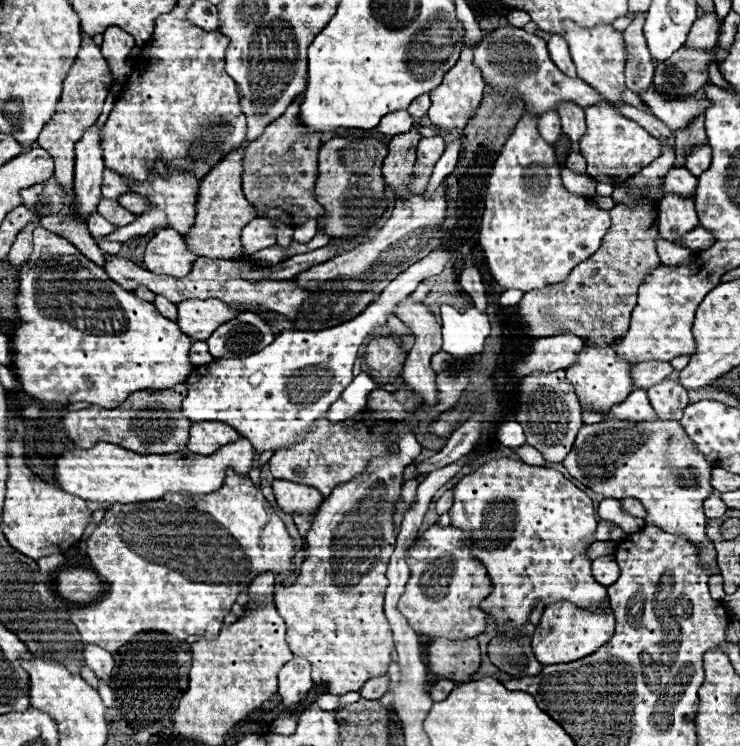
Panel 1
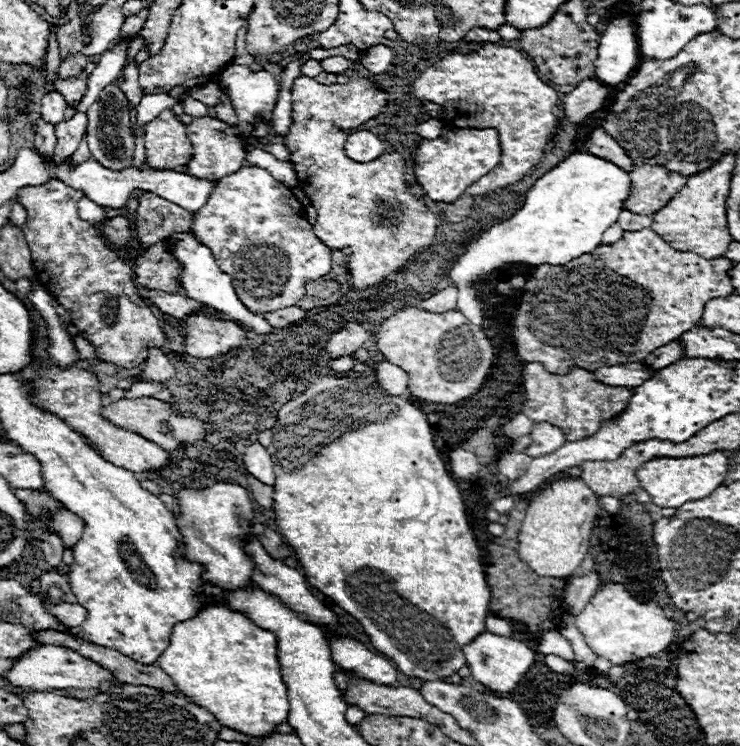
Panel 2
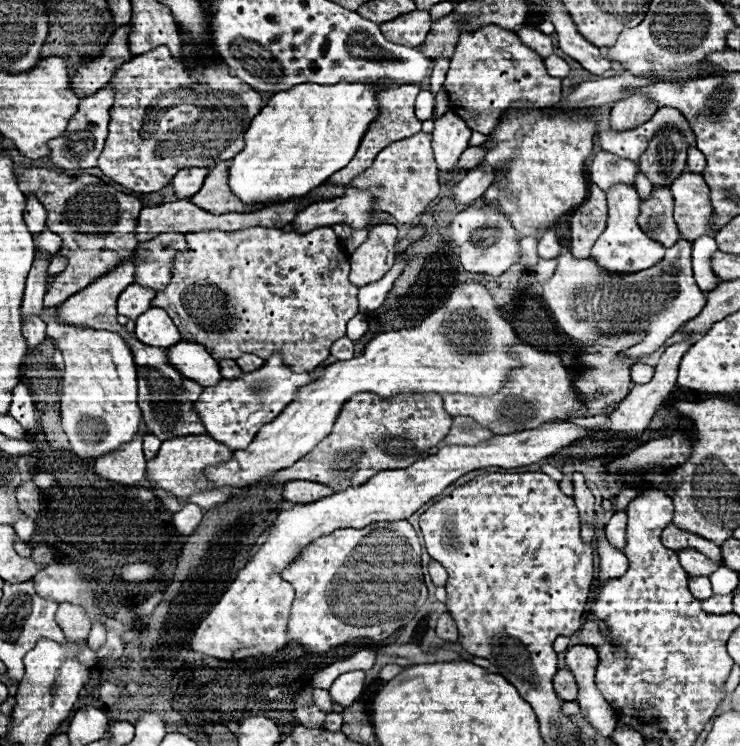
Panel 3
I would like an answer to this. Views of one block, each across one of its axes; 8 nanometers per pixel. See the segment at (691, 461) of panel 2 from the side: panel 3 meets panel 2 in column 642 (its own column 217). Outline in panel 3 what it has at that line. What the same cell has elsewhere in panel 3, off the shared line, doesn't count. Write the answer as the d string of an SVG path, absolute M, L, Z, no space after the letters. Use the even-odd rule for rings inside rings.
M460 284L452 290L448 302L438 308L432 316L428 316L420 326L412 330L394 330L394 332L384 332L372 338L364 350L362 356L352 358L352 360L340 360L324 368L322 376L304 388L298 390L296 398L290 402L284 412L274 418L272 422L264 424L252 444L246 450L234 450L232 458L228 462L208 466L204 470L204 476L208 482L214 484L214 488L244 488L262 482L266 476L276 474L278 470L284 470L292 466L296 460L300 460L320 438L324 438L336 420L336 414L340 412L340 406L352 398L356 392L374 392L380 394L382 398L390 398L400 392L436 392L436 394L496 394L496 390L502 388L502 384L508 380L508 372L518 364L516 358L508 356L508 348L518 344L518 338L510 326L500 314L498 308L488 292L486 286L482 284Z

